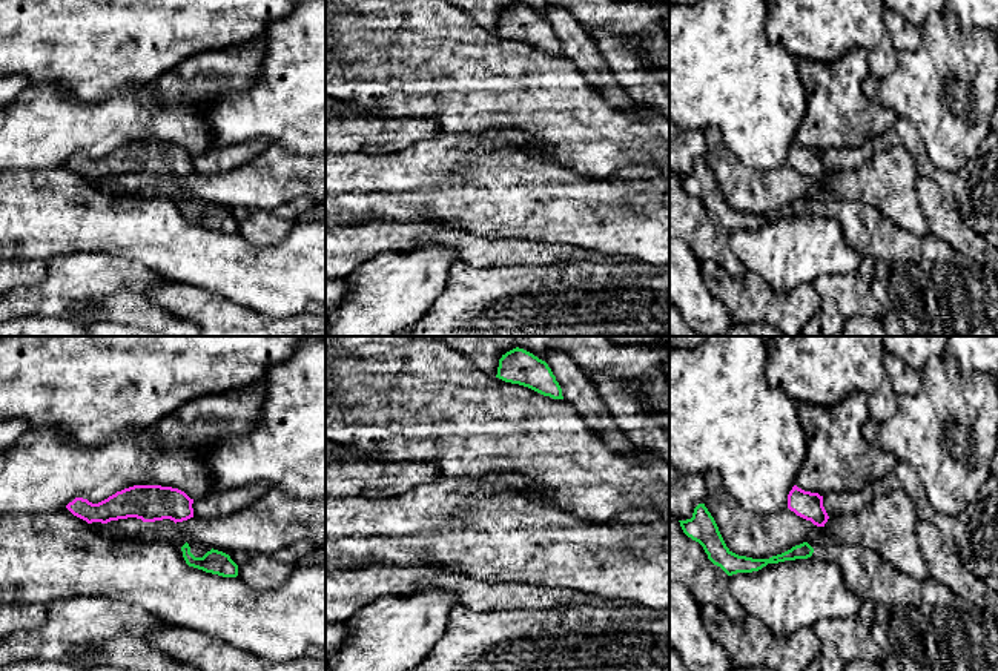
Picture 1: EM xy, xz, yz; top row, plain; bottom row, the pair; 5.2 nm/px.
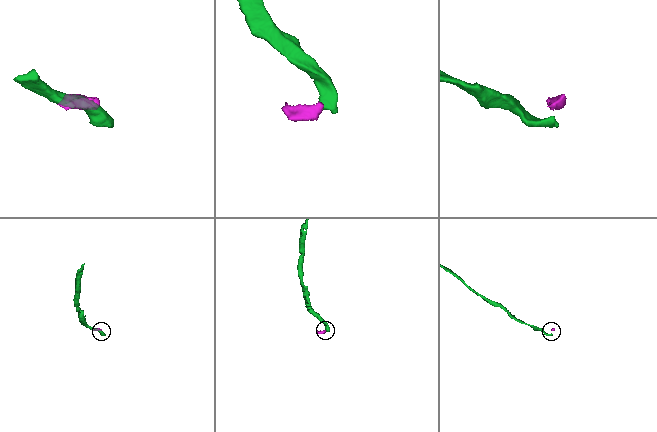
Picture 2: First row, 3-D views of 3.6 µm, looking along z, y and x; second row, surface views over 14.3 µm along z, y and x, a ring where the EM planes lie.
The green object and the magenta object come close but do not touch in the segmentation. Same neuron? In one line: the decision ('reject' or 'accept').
reject

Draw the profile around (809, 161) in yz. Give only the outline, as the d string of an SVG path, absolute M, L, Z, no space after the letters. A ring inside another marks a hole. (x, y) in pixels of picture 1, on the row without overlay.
M794 141L788 150L788 164L817 183L825 183L829 175L823 163L823 152L805 147L797 141Z

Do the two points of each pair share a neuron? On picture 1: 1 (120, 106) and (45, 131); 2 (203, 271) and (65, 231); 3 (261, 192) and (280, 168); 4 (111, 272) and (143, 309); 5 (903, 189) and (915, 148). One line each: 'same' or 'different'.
1: same
2: same
3: same
4: same
5: different

